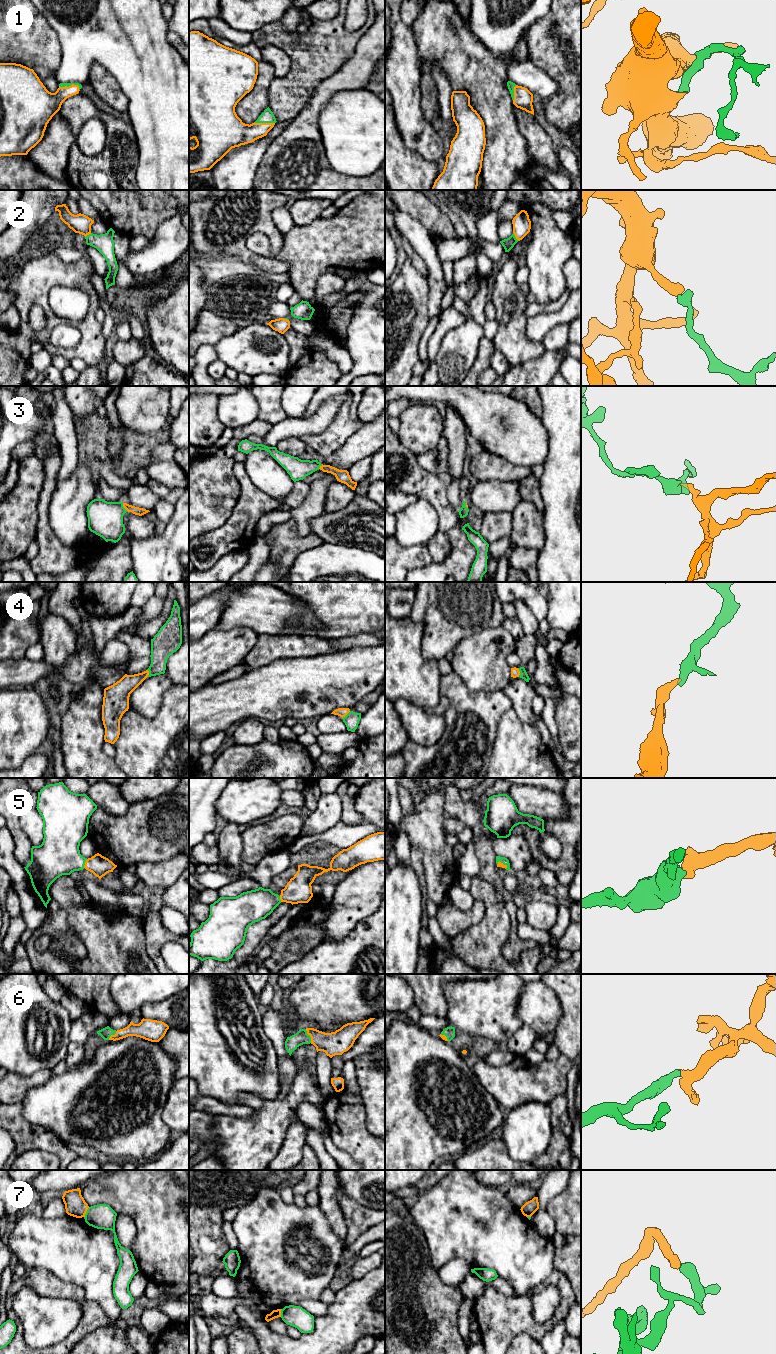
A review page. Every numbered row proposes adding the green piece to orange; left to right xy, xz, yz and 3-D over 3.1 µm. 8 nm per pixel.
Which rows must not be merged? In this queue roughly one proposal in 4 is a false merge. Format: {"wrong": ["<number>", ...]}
{"wrong": ["7"]}

